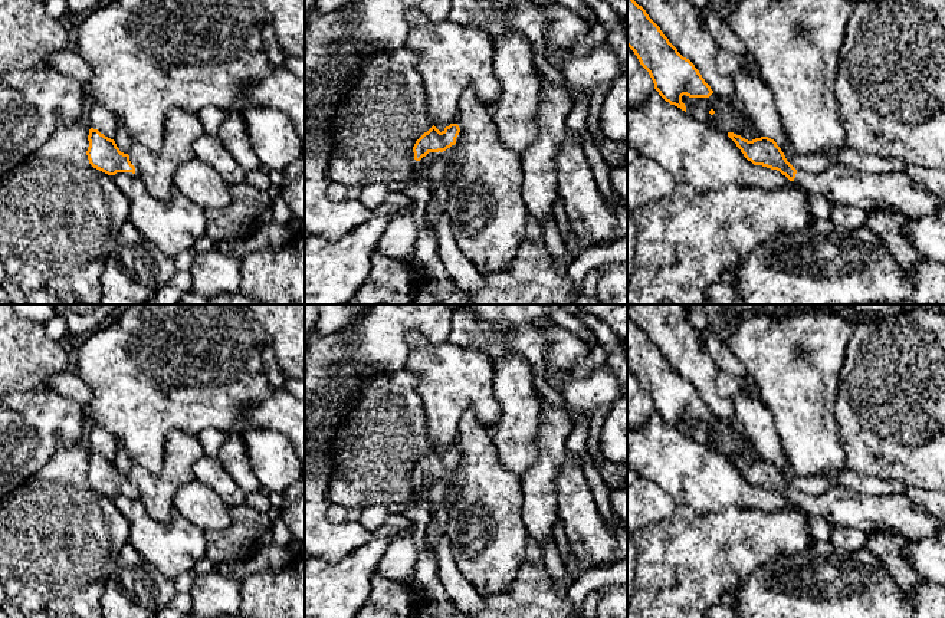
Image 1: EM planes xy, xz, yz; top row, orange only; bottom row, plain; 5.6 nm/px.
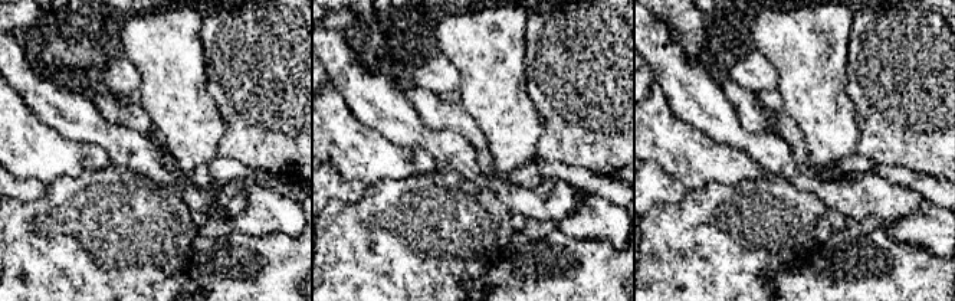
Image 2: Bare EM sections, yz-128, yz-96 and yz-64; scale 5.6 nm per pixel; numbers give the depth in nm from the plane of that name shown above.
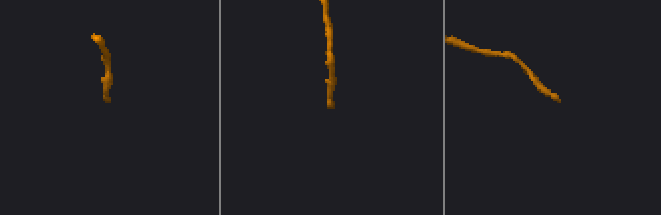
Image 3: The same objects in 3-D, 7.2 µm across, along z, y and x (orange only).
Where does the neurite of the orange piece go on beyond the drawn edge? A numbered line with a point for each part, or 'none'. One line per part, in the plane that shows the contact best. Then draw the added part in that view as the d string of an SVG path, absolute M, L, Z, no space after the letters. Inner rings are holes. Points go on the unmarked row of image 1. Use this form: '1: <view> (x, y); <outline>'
1: xz (425, 483); M429 474L426 479L423 479L420 483L417 483L421 494L423 494L423 499L424 500L424 496L426 496L426 492L429 489L429 486L432 484L432 481L436 479L436 474Z

